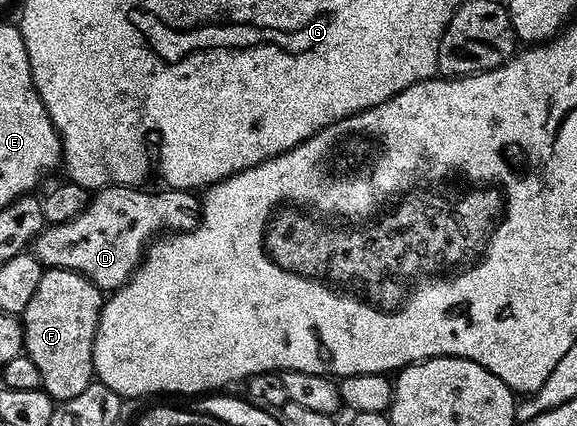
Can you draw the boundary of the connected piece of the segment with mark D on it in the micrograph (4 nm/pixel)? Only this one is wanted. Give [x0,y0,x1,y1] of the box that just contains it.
[32,185,202,293]

